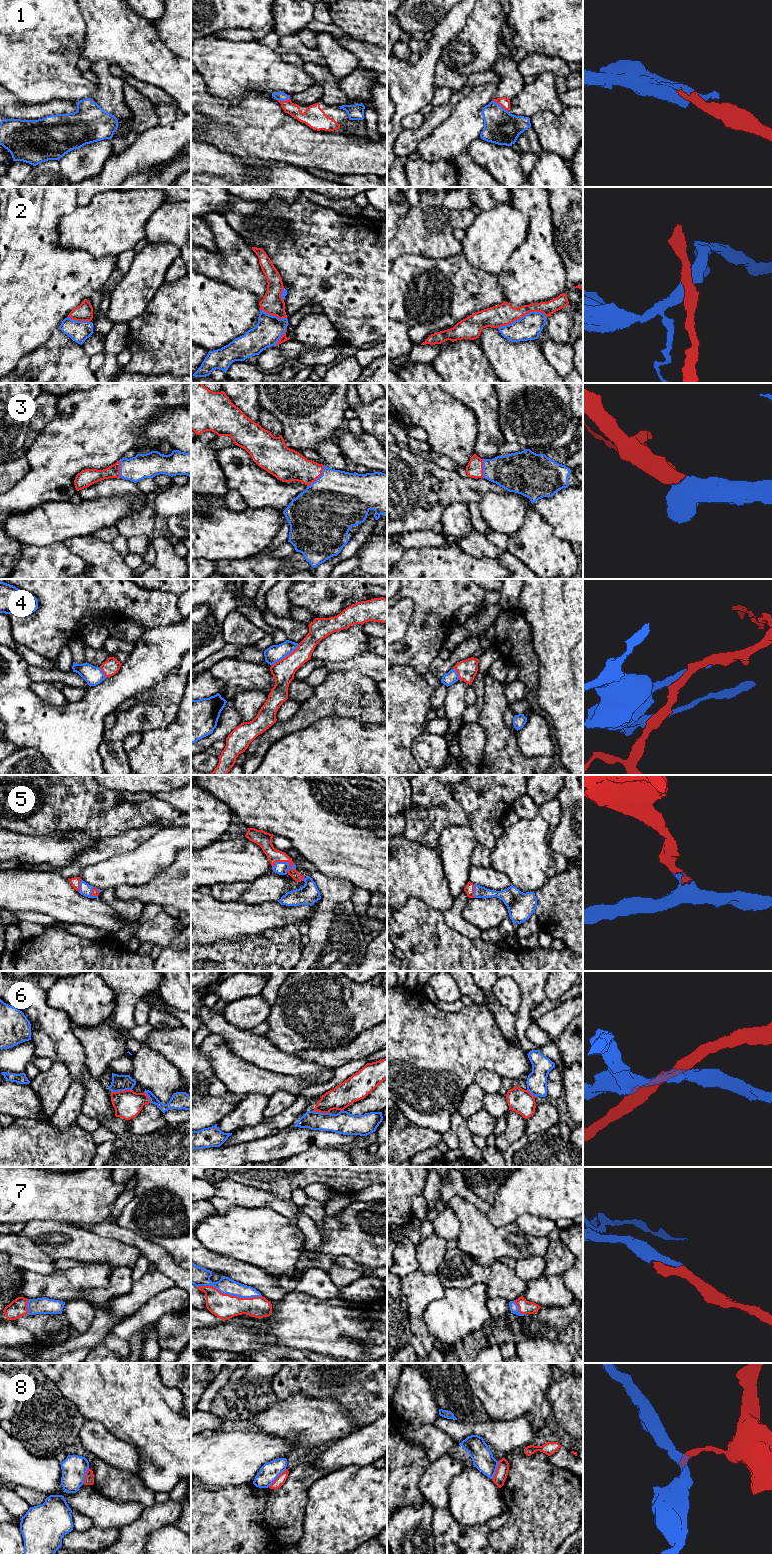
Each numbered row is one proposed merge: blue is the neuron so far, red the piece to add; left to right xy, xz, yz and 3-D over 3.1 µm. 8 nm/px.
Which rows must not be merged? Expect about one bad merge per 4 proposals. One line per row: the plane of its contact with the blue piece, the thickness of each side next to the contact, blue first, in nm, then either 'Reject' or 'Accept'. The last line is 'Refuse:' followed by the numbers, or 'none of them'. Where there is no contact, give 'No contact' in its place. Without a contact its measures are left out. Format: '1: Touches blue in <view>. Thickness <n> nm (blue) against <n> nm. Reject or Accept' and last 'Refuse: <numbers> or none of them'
1: Touches blue in yz. Thickness 280 nm (blue) against 80 nm. Accept
2: Touches blue in yz. Thickness 200 nm (blue) against 180 nm. Reject
3: Touches blue in xz. Thickness 480 nm (blue) against 240 nm. Accept
4: Touches blue in xz. Thickness 140 nm (blue) against 180 nm. Reject
5: Touches blue in xz. Thickness 100 nm (blue) against 120 nm. Accept
6: Touches blue in xy. Thickness 130 nm (blue) against 220 nm. Reject
7: Touches blue in xz. Thickness 140 nm (blue) against 200 nm. Accept
8: Touches blue in xz. Thickness 160 nm (blue) against 70 nm. Reject
Refuse: 2, 4, 6, 8

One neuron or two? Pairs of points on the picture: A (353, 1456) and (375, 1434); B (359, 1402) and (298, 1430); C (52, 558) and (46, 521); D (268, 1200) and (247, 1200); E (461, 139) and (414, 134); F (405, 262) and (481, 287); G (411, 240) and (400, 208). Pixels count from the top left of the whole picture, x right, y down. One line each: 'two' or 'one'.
A: one
B: two
C: two
D: one
E: two
F: one
G: two

